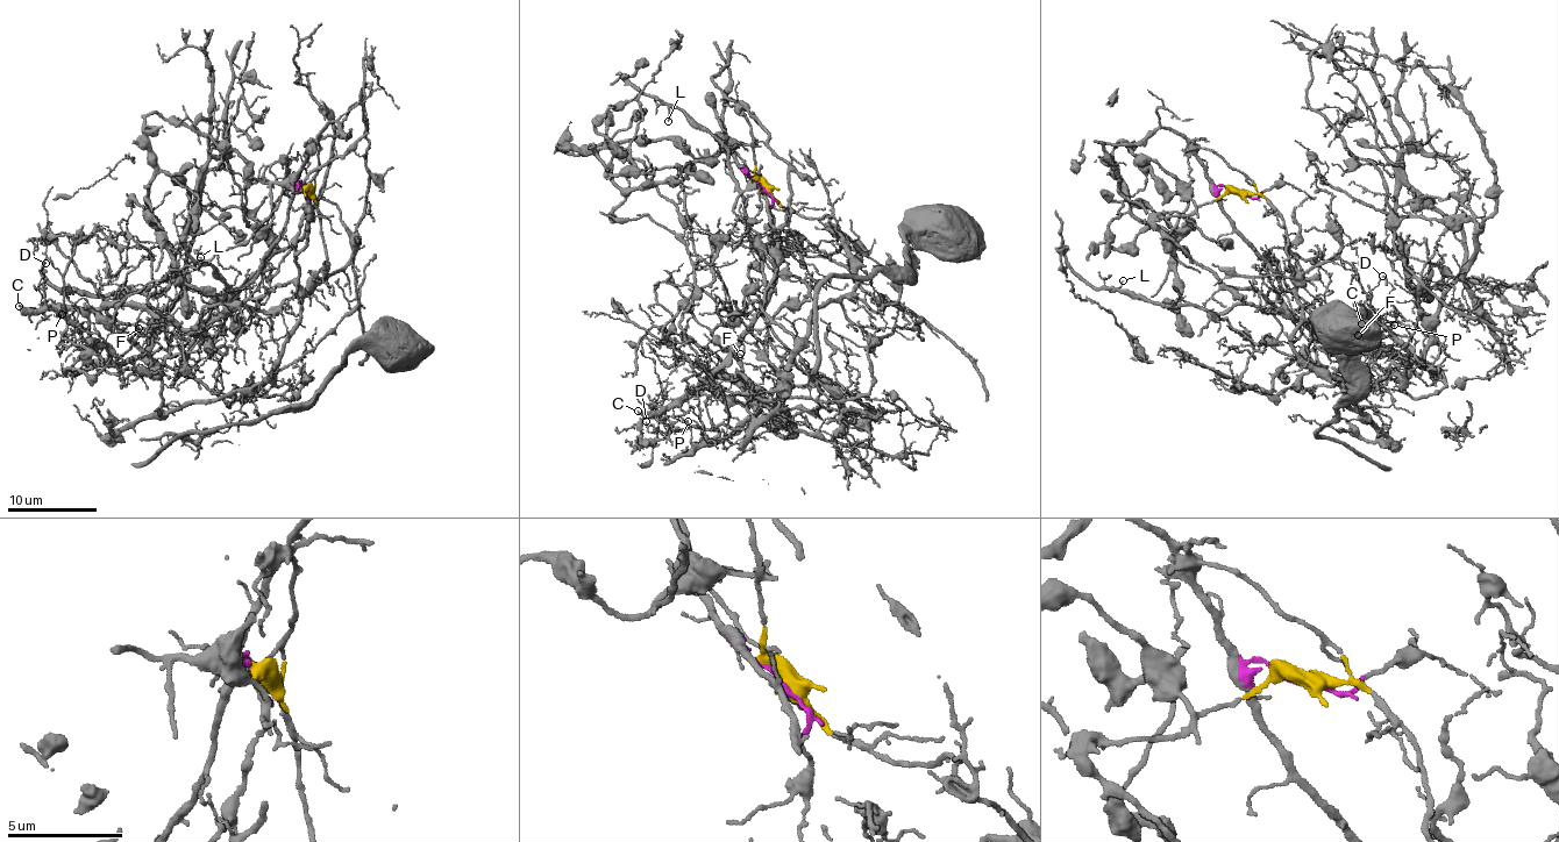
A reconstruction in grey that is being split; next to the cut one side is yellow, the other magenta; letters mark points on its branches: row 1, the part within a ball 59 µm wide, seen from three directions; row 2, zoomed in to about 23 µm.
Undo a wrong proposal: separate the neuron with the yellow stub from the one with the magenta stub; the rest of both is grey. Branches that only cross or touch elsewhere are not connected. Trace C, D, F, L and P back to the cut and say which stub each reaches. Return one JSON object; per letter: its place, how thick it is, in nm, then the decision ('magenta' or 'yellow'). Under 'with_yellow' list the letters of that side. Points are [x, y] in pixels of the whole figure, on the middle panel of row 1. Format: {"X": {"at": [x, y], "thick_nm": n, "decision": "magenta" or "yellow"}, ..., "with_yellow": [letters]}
{"C": {"at": [638, 411], "thick_nm": 280, "decision": "magenta"}, "D": {"at": [646, 421], "thick_nm": 110, "decision": "magenta"}, "F": {"at": [740, 354], "thick_nm": 180, "decision": "magenta"}, "L": {"at": [668, 121], "thick_nm": 90, "decision": "magenta"}, "P": {"at": [688, 421], "thick_nm": 120, "decision": "magenta"}, "with_yellow": []}

